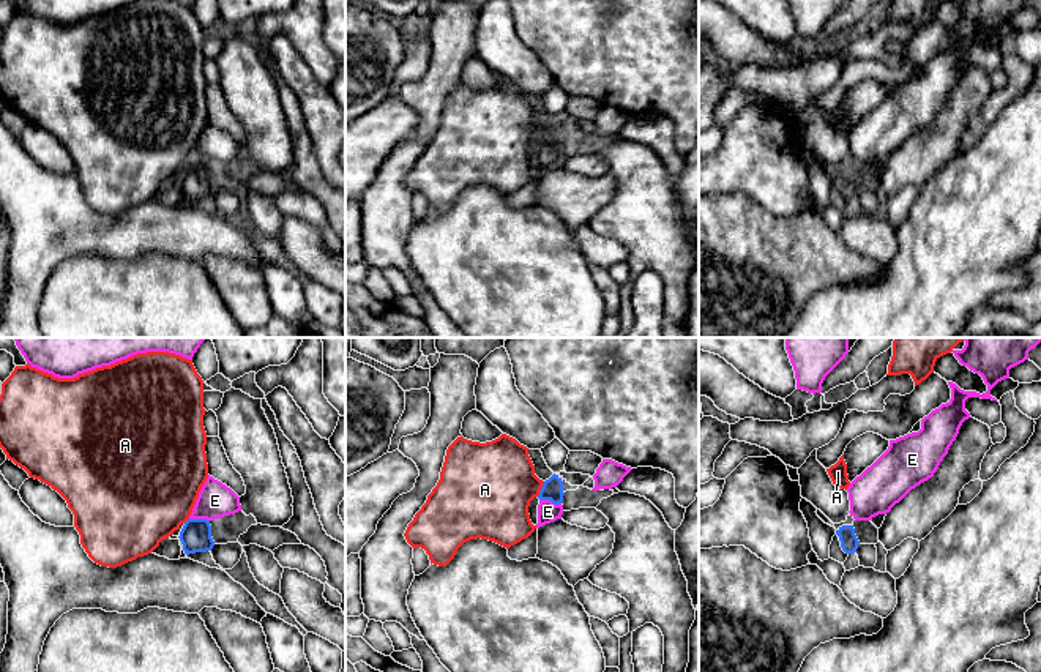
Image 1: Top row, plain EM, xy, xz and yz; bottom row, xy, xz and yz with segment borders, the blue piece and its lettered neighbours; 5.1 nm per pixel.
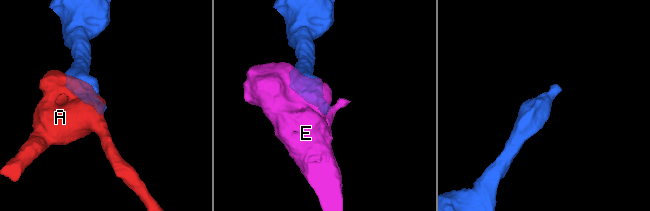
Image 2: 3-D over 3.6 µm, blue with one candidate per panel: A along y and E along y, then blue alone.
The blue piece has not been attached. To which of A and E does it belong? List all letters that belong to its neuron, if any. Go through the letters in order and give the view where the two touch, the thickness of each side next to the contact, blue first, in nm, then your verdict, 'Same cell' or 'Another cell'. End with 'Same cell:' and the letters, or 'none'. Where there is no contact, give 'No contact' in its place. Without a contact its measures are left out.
A: Touches blue in xz. Thickness 110 nm (blue) against 420 nm. Another cell
E: Touches blue in xz. Thickness 110 nm (blue) against 100 nm. Same cell
Same cell: E

